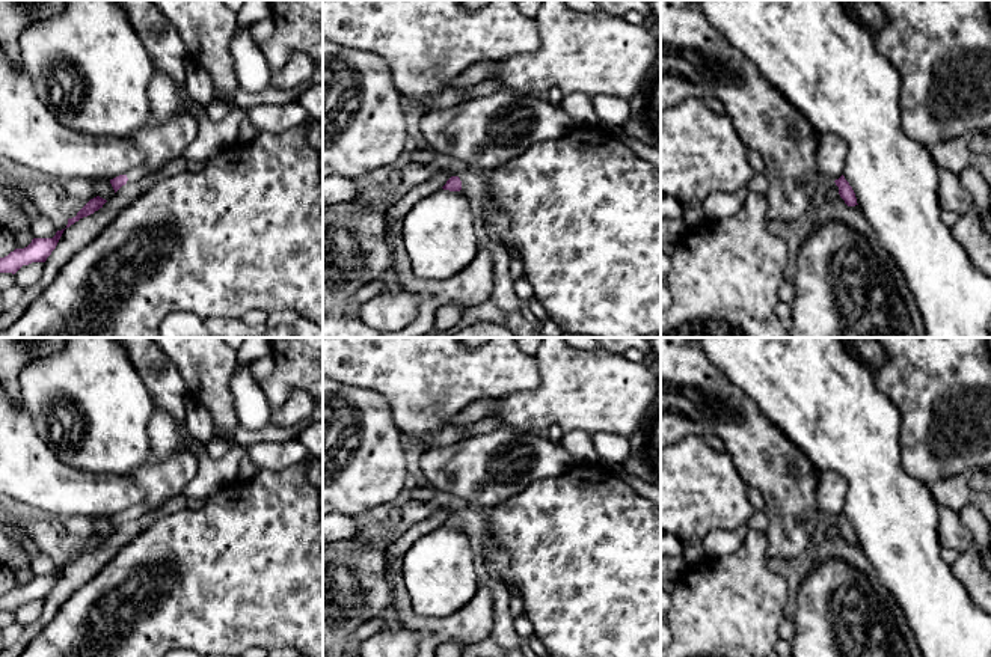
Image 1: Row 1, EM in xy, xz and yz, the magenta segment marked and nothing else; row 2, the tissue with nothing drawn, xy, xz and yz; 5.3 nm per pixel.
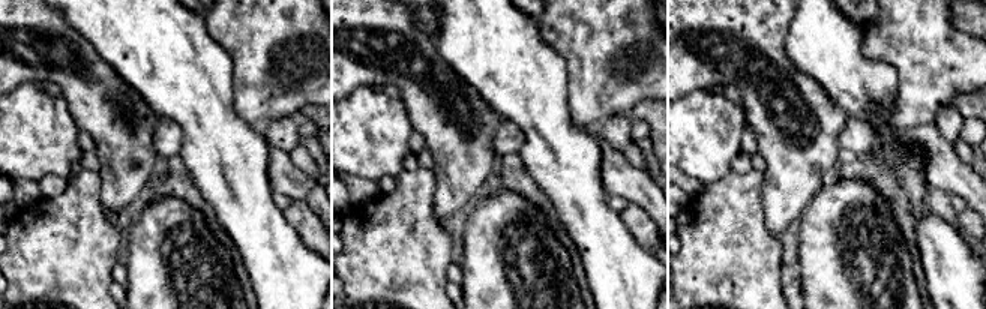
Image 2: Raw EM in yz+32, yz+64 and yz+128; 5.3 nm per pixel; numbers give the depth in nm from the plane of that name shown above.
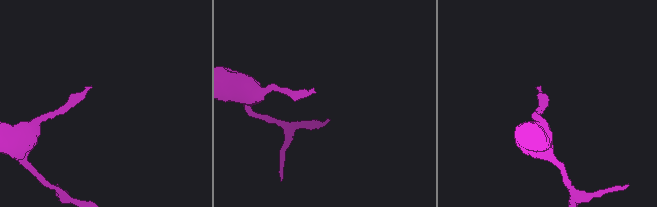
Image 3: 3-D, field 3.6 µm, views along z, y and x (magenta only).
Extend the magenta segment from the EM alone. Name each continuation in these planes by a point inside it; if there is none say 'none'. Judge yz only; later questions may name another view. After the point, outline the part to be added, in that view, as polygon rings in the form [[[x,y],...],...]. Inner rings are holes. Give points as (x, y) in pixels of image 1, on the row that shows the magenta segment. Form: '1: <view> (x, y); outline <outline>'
none

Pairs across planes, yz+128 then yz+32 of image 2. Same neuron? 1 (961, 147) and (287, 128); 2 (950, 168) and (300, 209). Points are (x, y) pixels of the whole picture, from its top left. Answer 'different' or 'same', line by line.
1: different
2: different

